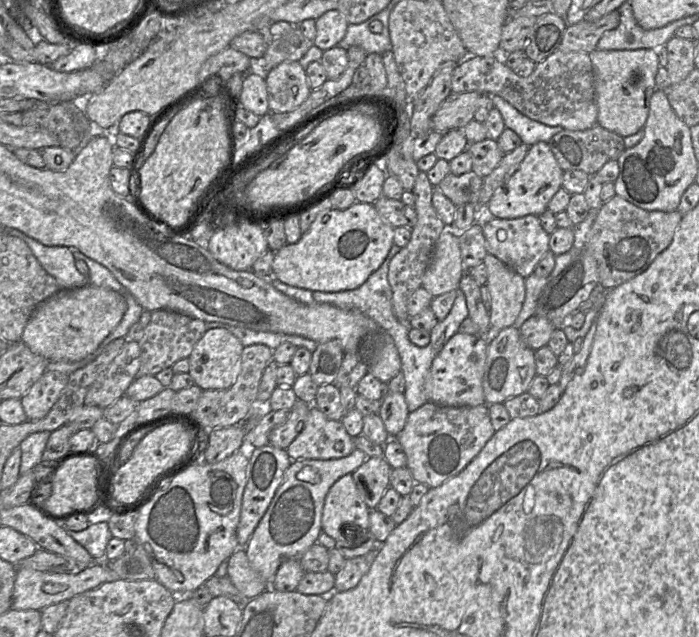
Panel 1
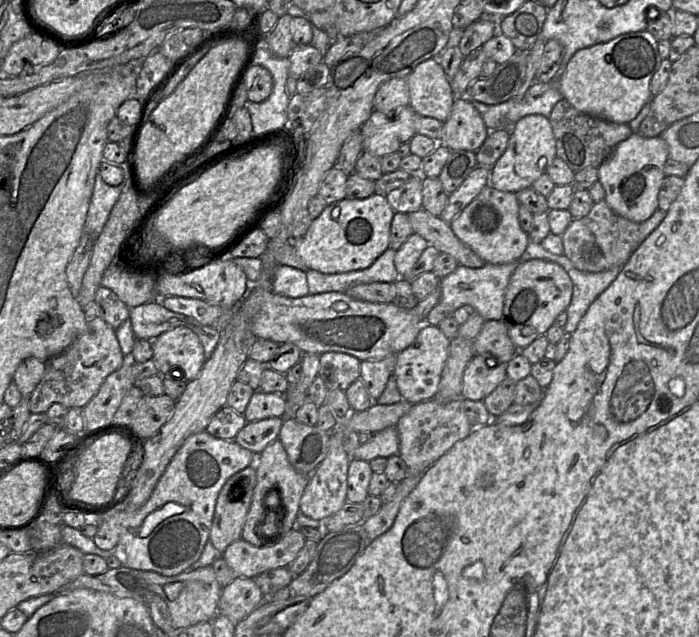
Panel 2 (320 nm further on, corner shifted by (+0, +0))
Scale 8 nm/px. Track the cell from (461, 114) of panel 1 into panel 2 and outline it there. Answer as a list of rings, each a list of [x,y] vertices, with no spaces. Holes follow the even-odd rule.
[[[410,105],[399,108],[392,114],[373,111],[361,126],[363,150],[375,157],[383,157],[396,152],[403,143],[409,143],[417,134],[415,120],[417,114]]]

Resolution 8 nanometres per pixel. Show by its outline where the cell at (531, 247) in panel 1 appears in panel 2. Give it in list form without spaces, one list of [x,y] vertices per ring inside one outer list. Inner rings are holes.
[[[490,184],[467,205],[449,224],[458,239],[470,247],[485,263],[505,264],[518,259],[526,250],[529,238],[519,224],[520,203],[516,194],[499,191]]]

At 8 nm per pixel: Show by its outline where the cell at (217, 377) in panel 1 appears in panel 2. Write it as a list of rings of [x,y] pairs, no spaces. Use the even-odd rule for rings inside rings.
[[[185,326],[160,334],[152,341],[151,346],[152,361],[158,375],[166,376],[172,371],[172,380],[185,379],[189,382],[196,379],[206,361],[199,337]]]

